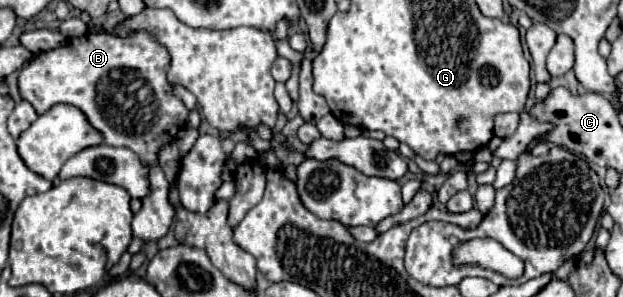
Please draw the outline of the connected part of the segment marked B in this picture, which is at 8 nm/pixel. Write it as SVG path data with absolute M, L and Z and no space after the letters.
M139 30L125 38L113 36L113 34L85 34L79 38L69 38L67 44L51 52L35 54L33 60L19 72L19 94L23 100L33 104L37 114L45 114L55 104L77 106L87 116L91 126L101 132L103 144L125 146L141 158L143 166L151 168L149 194L141 200L143 208L133 218L133 236L141 238L143 242L157 242L159 238L163 238L169 232L169 226L175 216L175 210L171 208L168 200L170 185L157 160L157 152L161 146L175 140L179 128L187 120L189 110L177 96L173 96L173 88L167 82L169 62L171 62L171 56L165 50L165 46L159 44L151 32Z

